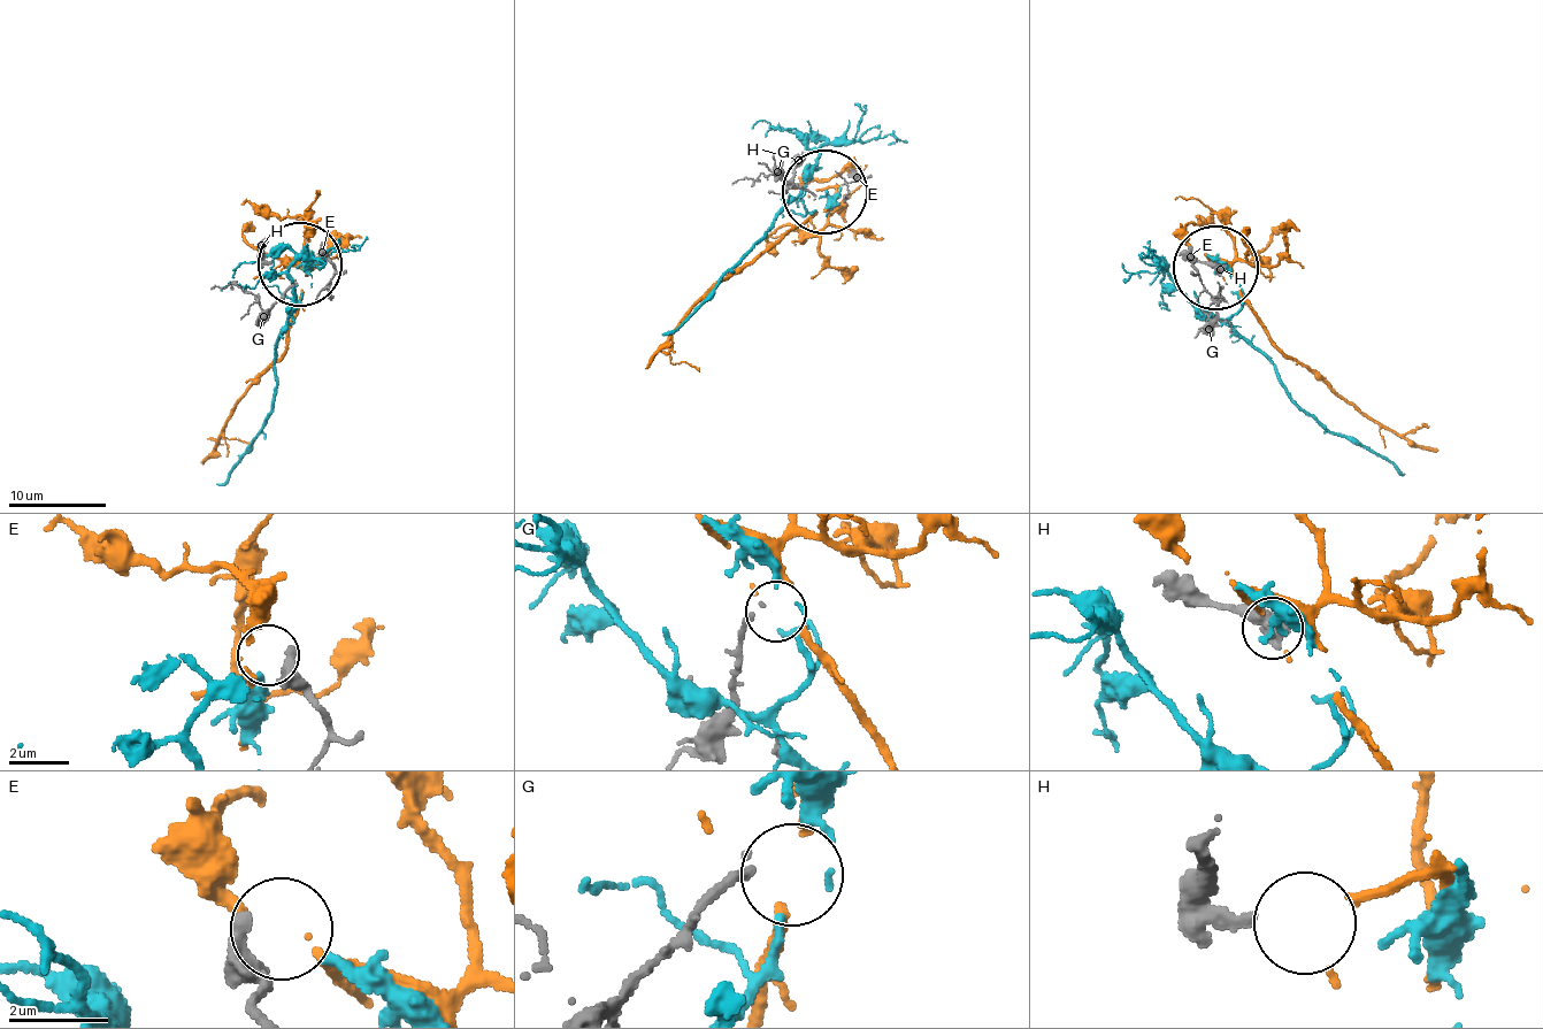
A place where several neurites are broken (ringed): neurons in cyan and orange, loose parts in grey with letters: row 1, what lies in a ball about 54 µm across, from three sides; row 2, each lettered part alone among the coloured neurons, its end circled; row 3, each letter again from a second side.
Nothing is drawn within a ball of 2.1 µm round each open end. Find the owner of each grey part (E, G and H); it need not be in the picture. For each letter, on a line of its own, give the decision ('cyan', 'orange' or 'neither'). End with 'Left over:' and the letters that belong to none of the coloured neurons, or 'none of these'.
E: cyan
G: neither
H: orange
Left over: G

